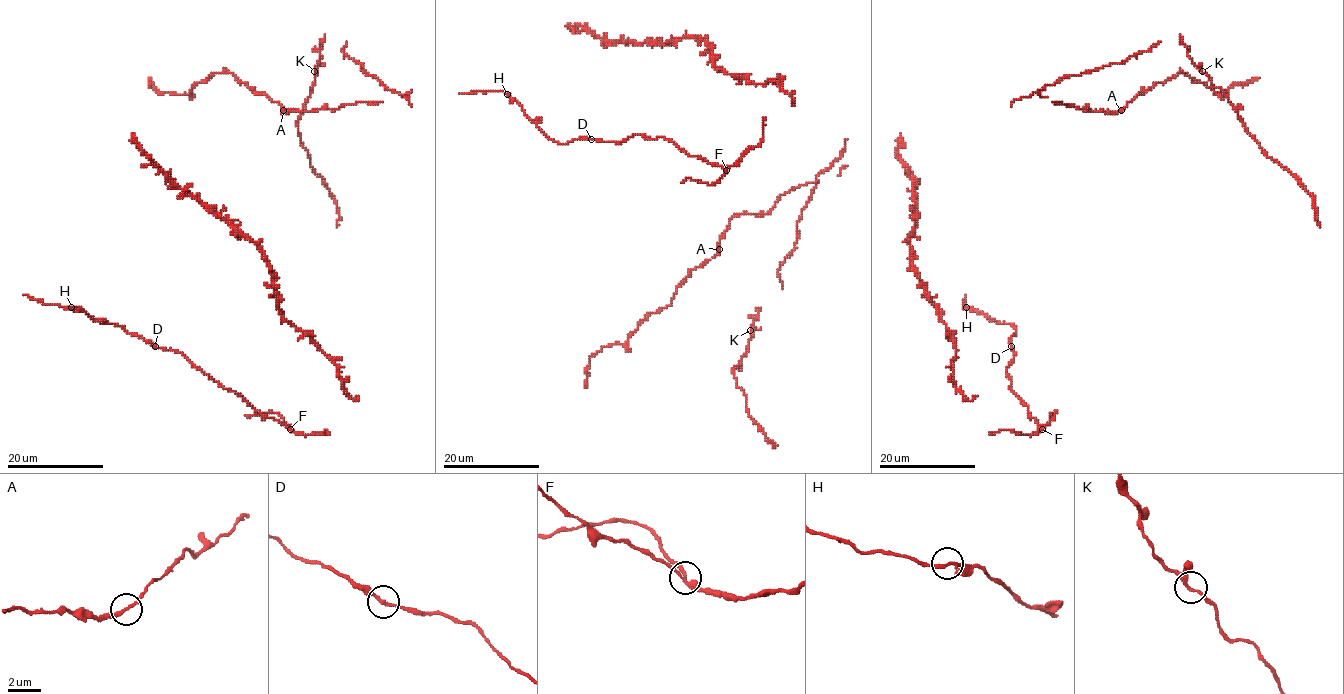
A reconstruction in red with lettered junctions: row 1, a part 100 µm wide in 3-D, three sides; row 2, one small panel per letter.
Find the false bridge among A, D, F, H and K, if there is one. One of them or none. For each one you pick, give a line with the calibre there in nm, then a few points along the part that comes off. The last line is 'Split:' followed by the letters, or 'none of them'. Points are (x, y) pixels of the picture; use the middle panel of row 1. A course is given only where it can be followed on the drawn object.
F: Thickness 180 nm. Course of the part to remove: (726, 170), (714, 184), (689, 178), (682, 182)
Split: F

